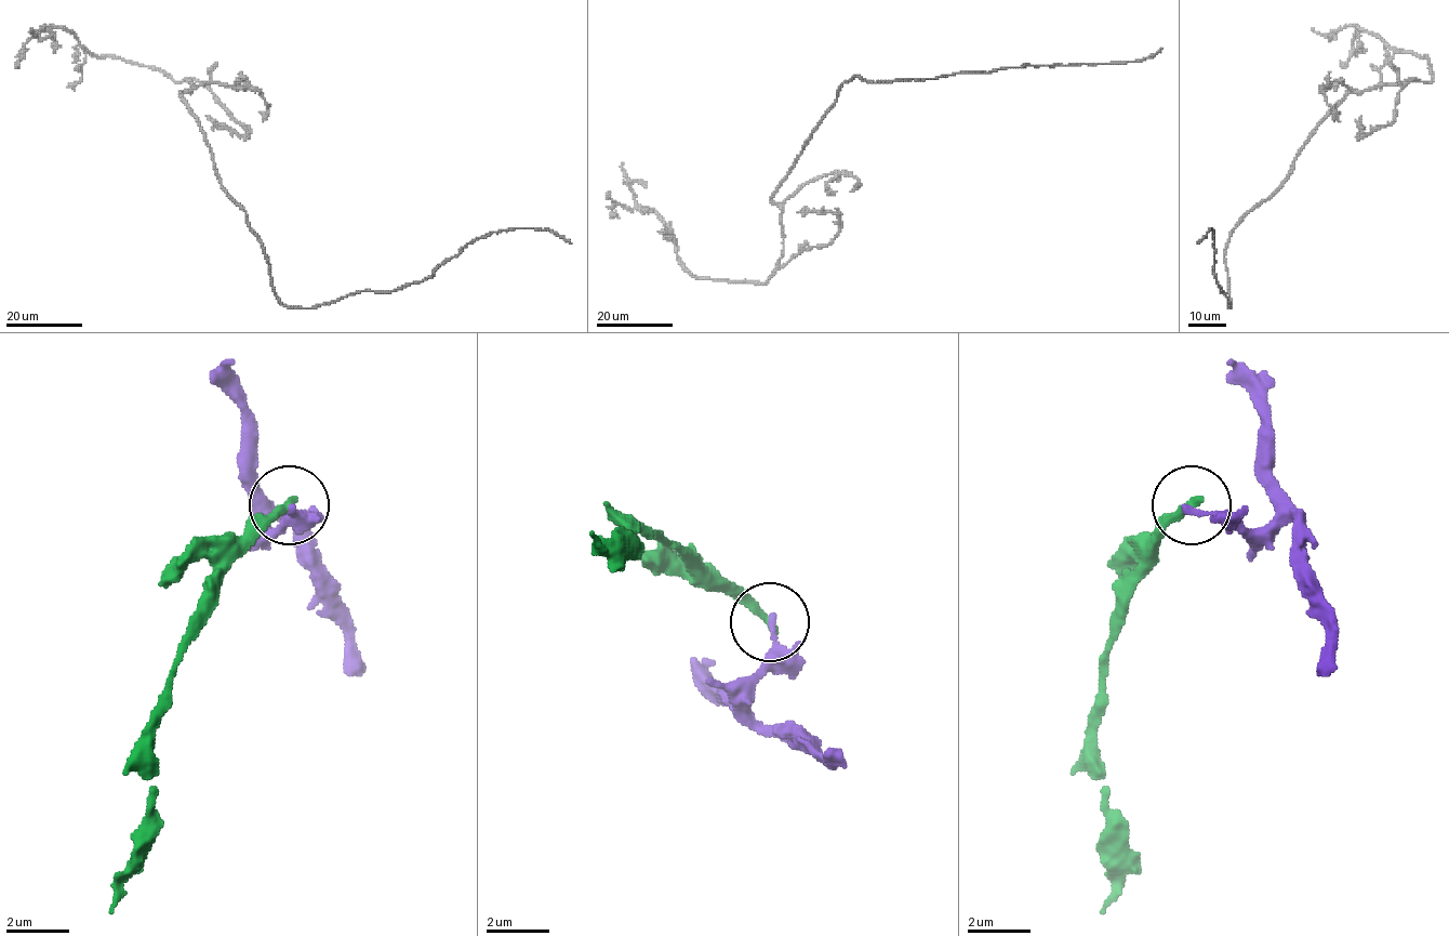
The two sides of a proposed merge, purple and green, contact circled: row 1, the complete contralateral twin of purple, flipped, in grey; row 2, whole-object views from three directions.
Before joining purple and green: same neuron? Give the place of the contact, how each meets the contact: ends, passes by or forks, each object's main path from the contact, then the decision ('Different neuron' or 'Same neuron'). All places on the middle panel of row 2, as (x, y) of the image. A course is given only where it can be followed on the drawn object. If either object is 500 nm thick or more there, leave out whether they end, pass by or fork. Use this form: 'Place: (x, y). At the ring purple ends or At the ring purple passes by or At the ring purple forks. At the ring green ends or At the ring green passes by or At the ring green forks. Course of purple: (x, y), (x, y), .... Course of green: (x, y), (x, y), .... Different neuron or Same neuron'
Place: (770, 622). At the ring purple ends. At the ring green ends. Course of purple: (768, 624), (768, 663), (752, 680), (759, 727), (783, 727), (823, 759), (839, 751). Course of green: (768, 624), (704, 568), (656, 537), (633, 529), (625, 537), (601, 544), (594, 529). Different neuron

